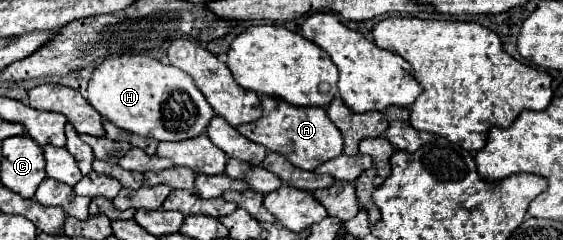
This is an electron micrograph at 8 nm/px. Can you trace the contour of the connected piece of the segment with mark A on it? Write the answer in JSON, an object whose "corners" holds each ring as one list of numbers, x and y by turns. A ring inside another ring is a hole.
{"corners":[[260,97,260,101,262,101,264,115,254,123,246,123,246,125,238,127,238,131,244,137,252,139,254,143,264,145,270,151,276,151,276,153,288,157,288,161,294,167,300,167,306,171,314,171,320,163,330,161,342,153,342,149,344,149,342,135,336,129,336,125,330,123,326,109,294,107,276,97]]}

